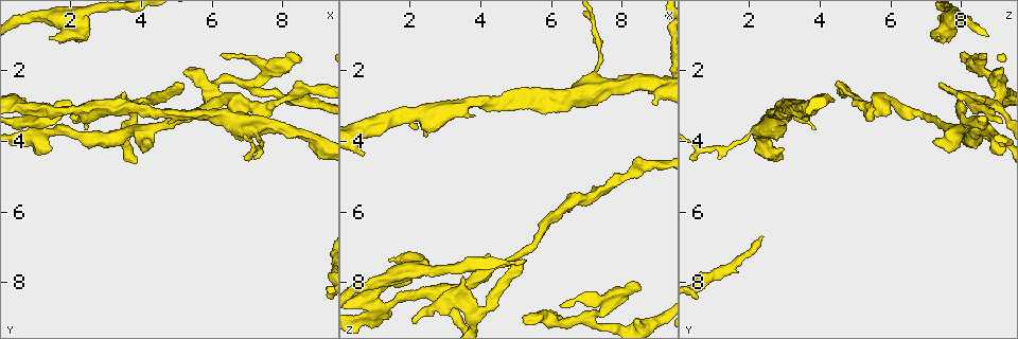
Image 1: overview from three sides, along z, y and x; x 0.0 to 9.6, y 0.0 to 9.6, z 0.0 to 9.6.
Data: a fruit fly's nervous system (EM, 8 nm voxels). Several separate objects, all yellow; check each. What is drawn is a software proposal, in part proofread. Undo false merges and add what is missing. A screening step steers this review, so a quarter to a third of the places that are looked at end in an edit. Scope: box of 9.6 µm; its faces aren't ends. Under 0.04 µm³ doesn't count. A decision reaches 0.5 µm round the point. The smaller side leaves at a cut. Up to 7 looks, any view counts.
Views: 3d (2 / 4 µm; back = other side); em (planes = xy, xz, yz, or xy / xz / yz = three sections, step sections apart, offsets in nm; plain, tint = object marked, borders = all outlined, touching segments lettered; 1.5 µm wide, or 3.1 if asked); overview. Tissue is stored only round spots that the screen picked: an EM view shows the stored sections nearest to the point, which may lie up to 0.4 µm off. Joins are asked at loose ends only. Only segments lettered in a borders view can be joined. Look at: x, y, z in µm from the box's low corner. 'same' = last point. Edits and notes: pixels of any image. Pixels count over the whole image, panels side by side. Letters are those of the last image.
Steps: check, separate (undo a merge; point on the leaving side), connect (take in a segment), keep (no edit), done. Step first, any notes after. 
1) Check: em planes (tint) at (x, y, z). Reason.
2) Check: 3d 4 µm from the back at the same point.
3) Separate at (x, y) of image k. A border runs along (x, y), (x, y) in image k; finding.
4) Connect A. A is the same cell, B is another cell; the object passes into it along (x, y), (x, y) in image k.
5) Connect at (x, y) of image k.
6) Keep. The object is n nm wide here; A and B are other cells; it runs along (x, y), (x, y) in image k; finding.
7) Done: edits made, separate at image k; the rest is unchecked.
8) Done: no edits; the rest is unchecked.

Check: em xy step 4 (borders) at (1.45, 4.25, 8.90). Branch stops here.

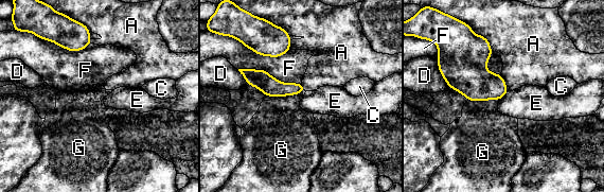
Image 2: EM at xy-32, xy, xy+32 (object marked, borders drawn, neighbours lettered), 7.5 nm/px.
Keep. A, C, D, E, F and G are other cells; a border runs along (509, 90), (499, 99) in image 2; no lettered segment goes on from it.

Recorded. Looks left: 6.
Check: em xz step 4 (borders) at (2.00, 2.90, 7.95). Branch stops here.

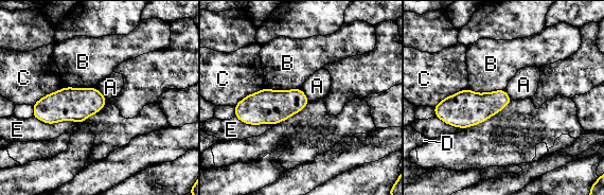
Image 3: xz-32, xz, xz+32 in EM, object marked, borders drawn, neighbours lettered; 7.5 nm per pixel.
Keep. The object is 140 nm wide here; A, B, C, D and E are other cells; a border runs along (33, 116), (48, 123), (76, 123) in image 3; no lettered segment goes on from it.

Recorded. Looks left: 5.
Check: em planes (borders) at (1.40, 1.15, 7.30). Thick end.

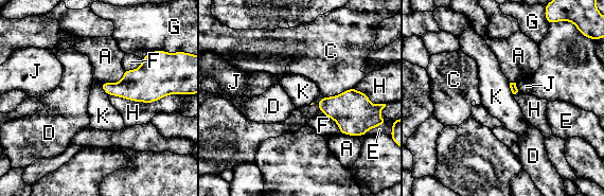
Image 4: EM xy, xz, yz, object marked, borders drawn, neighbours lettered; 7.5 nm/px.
Keep. A, C, D, E, F, G, H, J and K are other cells; a border runs along (101, 83), (102, 89), (108, 95) in image 4; no lettered segment goes on from it.

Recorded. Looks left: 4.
Done: no edits; the rest is unchecked.

